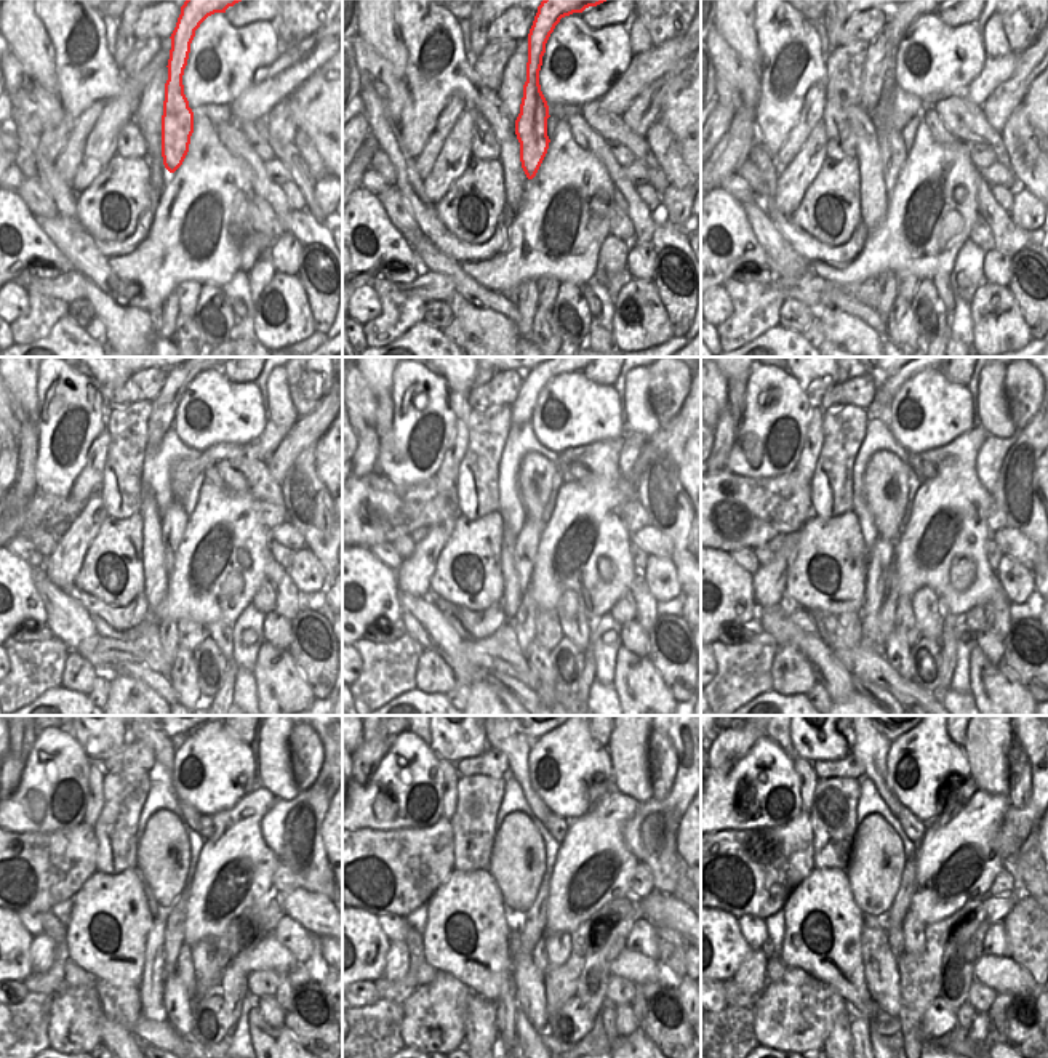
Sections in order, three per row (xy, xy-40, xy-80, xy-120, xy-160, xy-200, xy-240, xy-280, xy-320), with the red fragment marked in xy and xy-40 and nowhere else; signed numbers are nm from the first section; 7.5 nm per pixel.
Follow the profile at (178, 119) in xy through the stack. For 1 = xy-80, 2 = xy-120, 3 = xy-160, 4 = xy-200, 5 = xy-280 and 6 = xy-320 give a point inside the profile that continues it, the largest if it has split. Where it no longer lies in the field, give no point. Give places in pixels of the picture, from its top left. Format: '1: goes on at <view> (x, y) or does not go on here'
1: goes on at xy-80 (892, 148)
2: goes on at xy-120 (175, 519)
3: goes on at xy-160 (527, 541)
4: goes on at xy-200 (882, 554)
5: goes on at xy-280 (508, 1007)
6: goes on at xy-320 (860, 1026)

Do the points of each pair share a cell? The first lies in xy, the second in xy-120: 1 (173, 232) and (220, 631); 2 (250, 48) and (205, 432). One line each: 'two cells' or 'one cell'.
1: two cells
2: one cell

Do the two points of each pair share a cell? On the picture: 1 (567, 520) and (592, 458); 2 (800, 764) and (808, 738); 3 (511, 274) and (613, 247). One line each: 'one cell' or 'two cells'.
1: one cell
2: two cells
3: two cells

